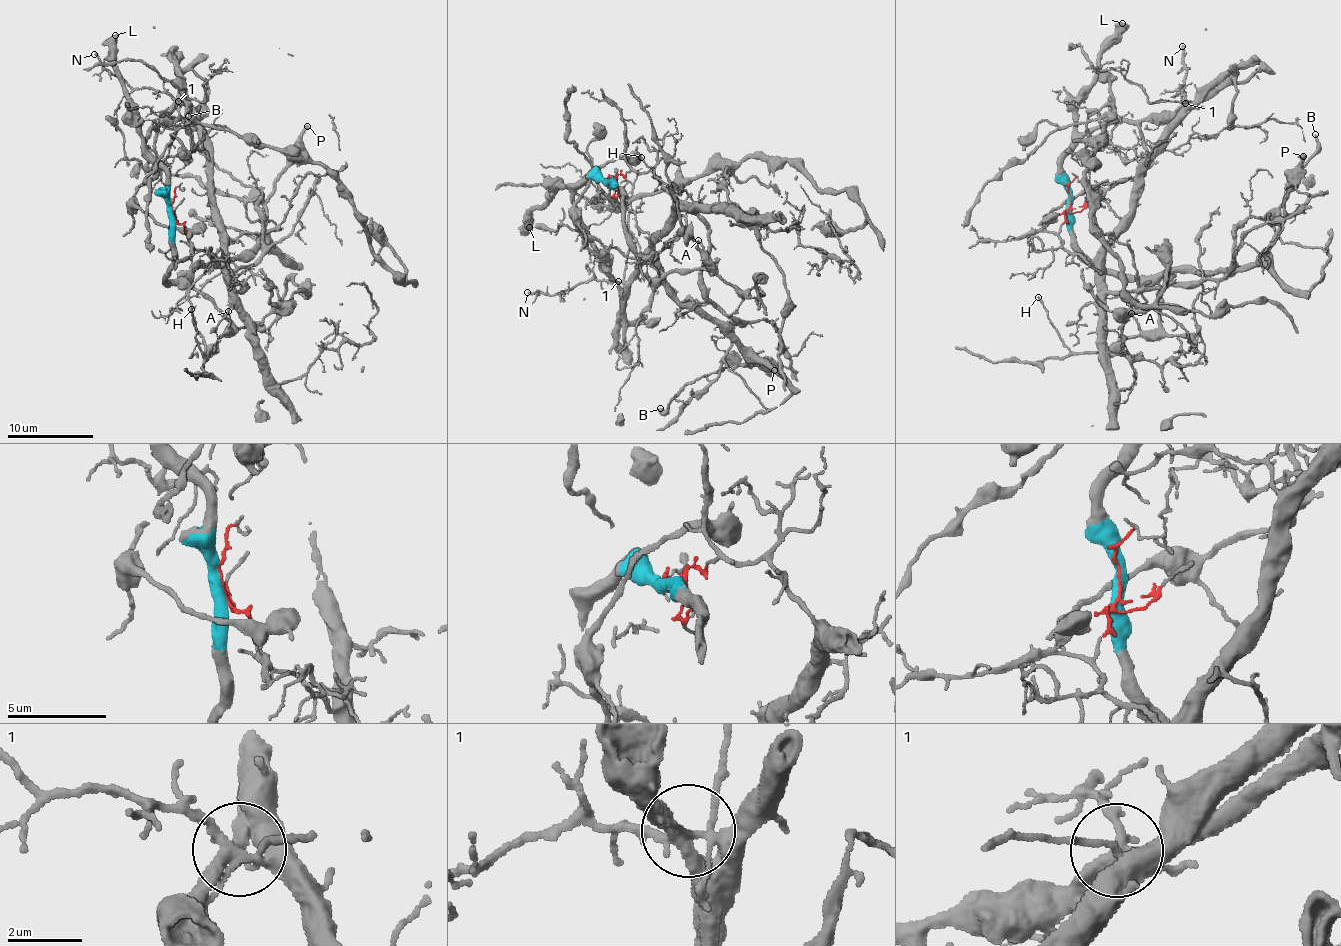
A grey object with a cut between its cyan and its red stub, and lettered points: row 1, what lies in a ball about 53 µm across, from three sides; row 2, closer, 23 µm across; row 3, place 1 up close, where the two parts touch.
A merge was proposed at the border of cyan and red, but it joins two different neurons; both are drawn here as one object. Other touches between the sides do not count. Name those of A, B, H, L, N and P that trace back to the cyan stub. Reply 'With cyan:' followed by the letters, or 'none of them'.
With cyan: A, B, H, L, P

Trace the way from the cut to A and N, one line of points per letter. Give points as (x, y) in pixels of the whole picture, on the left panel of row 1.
A: (173, 211), (172, 252), (167, 280), (193, 285), (229, 321), (230, 327), (228, 312)
N: (173, 211), (192, 247), (223, 265), (211, 165), (198, 116), (164, 92), (115, 76), (94, 53)

